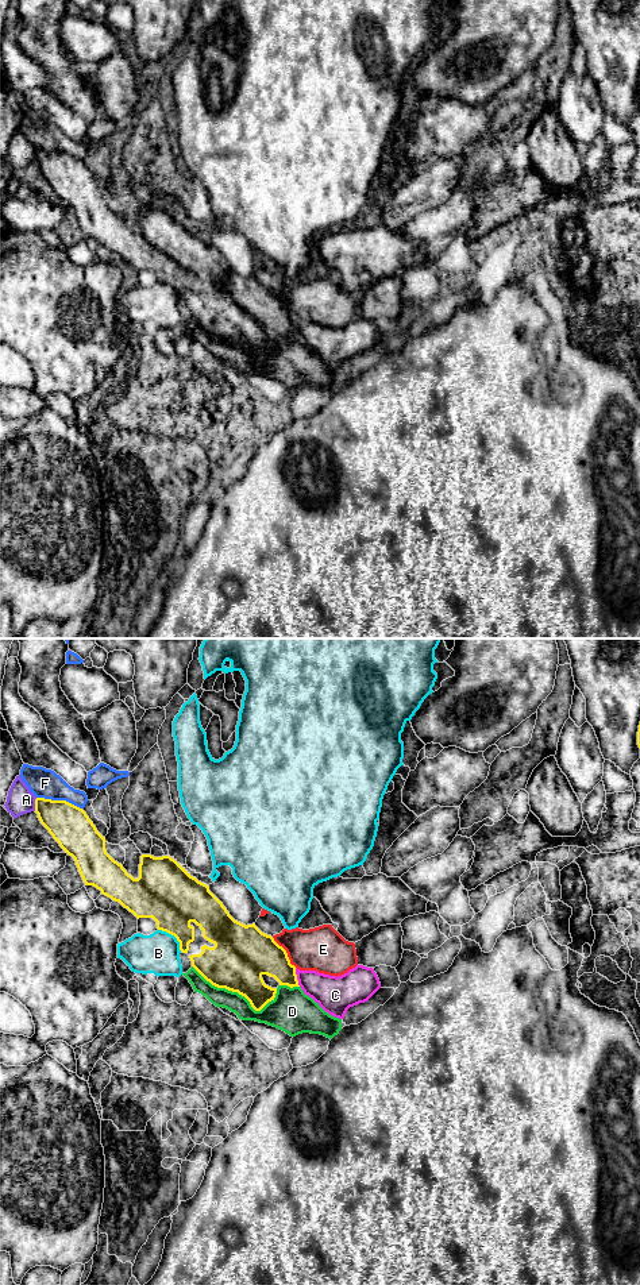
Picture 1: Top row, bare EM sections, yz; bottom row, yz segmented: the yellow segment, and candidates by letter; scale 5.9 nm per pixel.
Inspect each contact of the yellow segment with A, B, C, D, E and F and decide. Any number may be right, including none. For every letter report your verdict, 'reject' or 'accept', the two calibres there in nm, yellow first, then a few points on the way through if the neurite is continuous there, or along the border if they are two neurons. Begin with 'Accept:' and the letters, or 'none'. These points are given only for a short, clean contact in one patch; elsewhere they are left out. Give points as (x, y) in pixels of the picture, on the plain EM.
Accept: D
A: reject; 240 nm thick on the yellow side, 160 nm on the other
B: reject; 340 nm thick on the yellow side, 240 nm on the other
C: reject; 240 nm thick on the yellow side, 220 nm on the other
D: accept; 340 nm thick on the yellow side, 120 nm on the other
E: reject; 320 nm thick on the yellow side, 280 nm on the other
F: reject; 240 nm thick on the yellow side, 180 nm on the other

